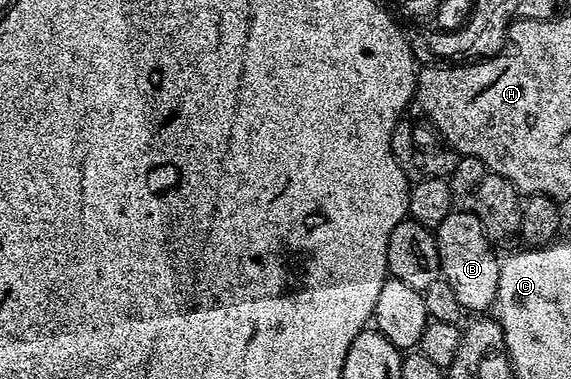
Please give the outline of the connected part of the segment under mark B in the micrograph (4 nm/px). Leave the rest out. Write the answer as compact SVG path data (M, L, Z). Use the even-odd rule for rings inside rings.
M454 210L443 218L443 222L435 229L439 262L443 279L455 290L455 298L459 298L462 309L466 313L481 314L484 308L494 307L499 290L499 256L493 253L494 245L485 235L485 227L475 218L475 214Z

